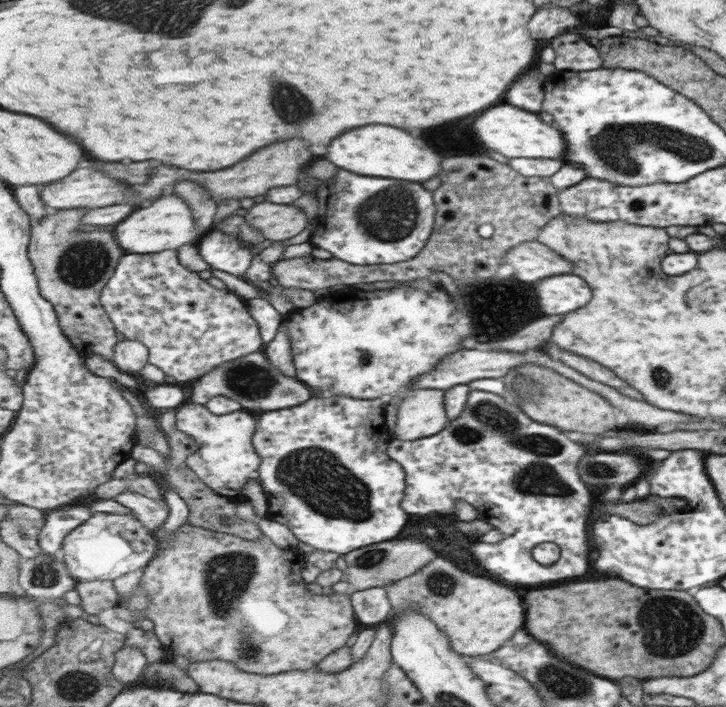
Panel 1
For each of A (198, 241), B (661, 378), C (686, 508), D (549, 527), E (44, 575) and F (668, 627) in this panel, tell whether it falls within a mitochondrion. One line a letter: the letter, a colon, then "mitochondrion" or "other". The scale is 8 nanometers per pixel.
A: other
B: mitochondrion
C: other
D: other
E: mitochondrion
F: mitochondrion

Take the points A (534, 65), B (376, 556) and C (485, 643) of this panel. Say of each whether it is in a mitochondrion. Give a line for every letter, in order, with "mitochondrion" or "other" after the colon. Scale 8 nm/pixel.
A: other
B: mitochondrion
C: other

